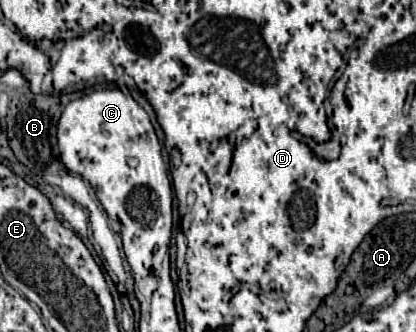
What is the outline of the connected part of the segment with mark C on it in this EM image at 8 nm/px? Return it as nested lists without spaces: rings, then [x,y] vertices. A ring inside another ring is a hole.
[[[95,90],[87,96],[71,100],[63,108],[61,118],[57,122],[57,144],[61,152],[61,162],[67,166],[67,170],[77,172],[85,180],[89,180],[89,184],[93,186],[109,218],[117,218],[121,222],[123,252],[131,266],[135,282],[139,282],[149,272],[153,250],[157,246],[170,246],[173,226],[172,181],[165,170],[165,164],[161,158],[161,146],[157,142],[157,136],[147,112],[131,96],[125,96],[121,90]],[[129,156],[139,158],[139,164],[135,168],[127,164]]]

